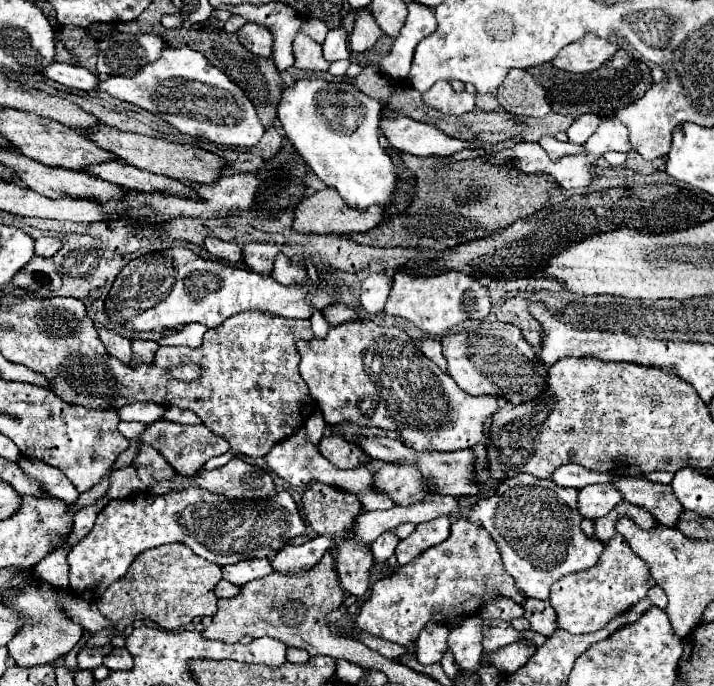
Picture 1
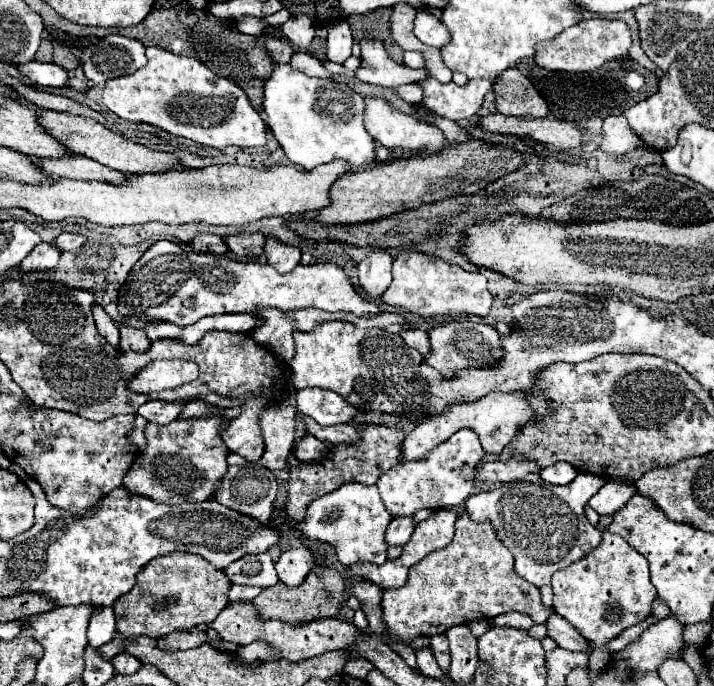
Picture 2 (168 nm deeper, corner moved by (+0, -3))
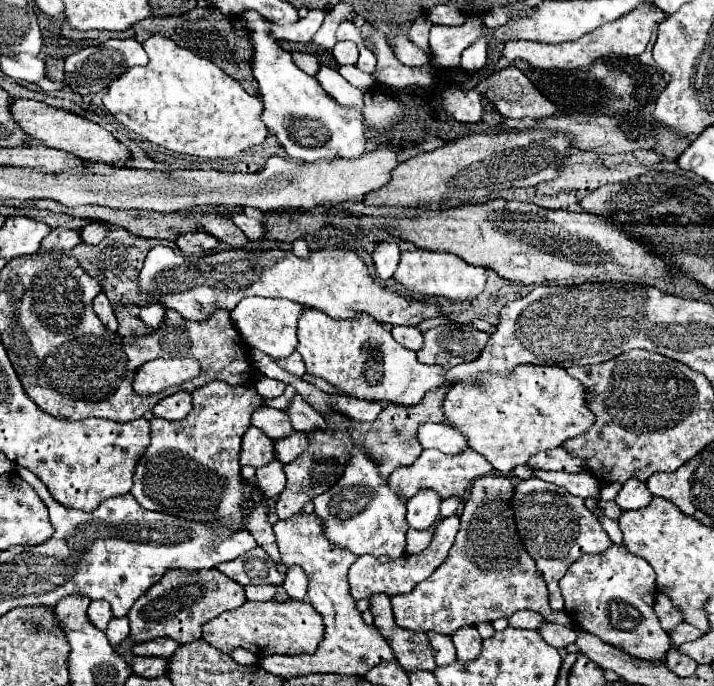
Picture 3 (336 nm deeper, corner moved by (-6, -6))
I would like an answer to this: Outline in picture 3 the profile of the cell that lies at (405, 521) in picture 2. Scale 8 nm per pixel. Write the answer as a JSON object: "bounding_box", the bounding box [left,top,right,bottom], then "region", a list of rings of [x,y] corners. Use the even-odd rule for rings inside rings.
{"bounding_box":[406,491,440,531],"region":[[[424,491],[408,501],[406,521],[408,521],[410,529],[424,531],[436,523],[438,511],[440,511],[440,497],[432,491]]]}

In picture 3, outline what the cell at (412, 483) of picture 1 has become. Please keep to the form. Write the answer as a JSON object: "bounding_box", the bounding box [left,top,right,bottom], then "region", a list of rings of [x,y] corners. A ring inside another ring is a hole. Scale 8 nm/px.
{"bounding_box":[442,365,594,473],"region":[[[524,365],[518,367],[508,379],[500,375],[484,375],[478,385],[452,385],[446,393],[442,409],[446,419],[450,421],[448,425],[460,431],[474,451],[484,455],[500,473],[510,473],[514,467],[524,465],[530,455],[554,449],[562,441],[582,435],[594,423],[594,415],[586,407],[584,395],[586,391],[582,383],[572,379],[566,369],[558,365]]]}

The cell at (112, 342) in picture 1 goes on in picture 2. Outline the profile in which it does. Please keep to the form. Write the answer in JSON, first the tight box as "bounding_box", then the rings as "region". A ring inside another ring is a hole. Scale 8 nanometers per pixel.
{"bounding_box":[92,304,120,346],"region":[[[94,304],[92,306],[92,312],[94,312],[94,320],[96,320],[96,328],[98,328],[98,332],[112,344],[112,346],[120,346],[120,338],[118,338],[118,326],[116,326],[116,322],[104,312],[104,308],[102,306],[98,306],[98,304]]]}

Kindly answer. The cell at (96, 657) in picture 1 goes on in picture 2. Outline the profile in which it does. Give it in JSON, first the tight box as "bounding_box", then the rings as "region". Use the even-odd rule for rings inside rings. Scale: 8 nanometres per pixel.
{"bounding_box":[100,552,230,660],"region":[[[174,552],[170,556],[150,560],[150,564],[142,568],[142,574],[138,574],[136,586],[114,604],[116,626],[122,640],[112,640],[100,646],[102,658],[112,660],[116,654],[124,652],[124,644],[136,636],[162,638],[174,630],[192,630],[198,624],[212,622],[220,610],[230,604],[226,596],[230,584],[228,576],[202,560],[202,556]]]}

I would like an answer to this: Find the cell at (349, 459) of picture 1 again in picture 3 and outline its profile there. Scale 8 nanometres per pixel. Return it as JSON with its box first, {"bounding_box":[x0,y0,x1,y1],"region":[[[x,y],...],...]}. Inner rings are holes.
{"bounding_box":[274,433,308,463],"region":[[[296,433],[288,439],[280,439],[280,443],[276,443],[274,453],[282,463],[292,463],[296,457],[300,457],[300,453],[308,447],[308,437],[304,433]]]}

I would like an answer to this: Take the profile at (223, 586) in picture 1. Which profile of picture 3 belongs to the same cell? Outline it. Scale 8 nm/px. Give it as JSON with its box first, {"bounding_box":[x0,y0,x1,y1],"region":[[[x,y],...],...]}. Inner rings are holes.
{"bounding_box":[244,585,278,601],"region":[[[248,585],[248,587],[244,587],[244,591],[246,591],[246,599],[250,599],[250,601],[270,601],[276,595],[278,587],[272,587],[272,585],[258,585],[258,587]]]}

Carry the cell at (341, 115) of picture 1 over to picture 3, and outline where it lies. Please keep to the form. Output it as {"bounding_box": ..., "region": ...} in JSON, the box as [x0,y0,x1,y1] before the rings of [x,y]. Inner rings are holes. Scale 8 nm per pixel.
{"bounding_box":[242,11,366,163],"region":[[[254,11],[244,13],[242,21],[254,43],[252,71],[260,85],[260,97],[264,103],[262,121],[278,137],[284,151],[292,159],[304,163],[338,157],[362,157],[366,151],[366,127],[362,113],[358,109],[340,105],[320,87],[312,75],[298,69],[292,63],[290,53],[280,49],[276,39],[270,35],[270,21],[266,21],[262,15],[256,15]]]}

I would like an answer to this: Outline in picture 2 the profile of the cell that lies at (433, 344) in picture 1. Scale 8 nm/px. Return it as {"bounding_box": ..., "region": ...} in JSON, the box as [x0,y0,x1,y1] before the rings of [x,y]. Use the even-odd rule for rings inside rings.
{"bounding_box":[400,328,430,356],"region":[[[418,328],[416,330],[402,330],[400,336],[406,342],[406,346],[418,350],[422,356],[426,356],[430,352],[430,340],[424,330],[418,330]]]}

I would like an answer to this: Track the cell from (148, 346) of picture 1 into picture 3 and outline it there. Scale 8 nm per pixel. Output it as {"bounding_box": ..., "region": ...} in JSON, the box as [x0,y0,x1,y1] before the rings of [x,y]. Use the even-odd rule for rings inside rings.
{"bounding_box":[116,305,152,337],"region":[[[116,305],[116,319],[118,319],[118,323],[120,323],[118,335],[122,335],[122,337],[128,337],[128,335],[142,337],[142,335],[152,333],[152,329],[148,329],[138,317],[130,315],[130,311],[128,311],[124,305]]]}

